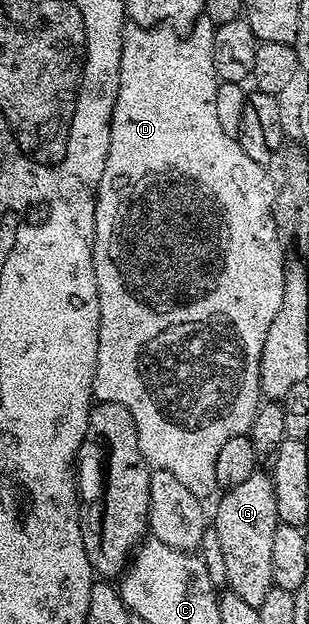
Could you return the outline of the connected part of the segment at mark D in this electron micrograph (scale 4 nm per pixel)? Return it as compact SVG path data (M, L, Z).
M200 16L199 21L189 29L186 34L180 34L170 26L156 26L153 28L141 28L127 26L123 29L123 45L121 46L121 74L117 86L117 102L113 106L113 118L111 119L111 137L109 138L109 154L105 158L105 174L101 174L99 193L95 195L95 237L91 243L93 254L93 270L97 274L97 298L99 299L99 341L97 342L97 366L95 367L94 399L99 402L117 402L133 414L133 422L137 426L137 442L141 454L147 459L152 469L160 468L169 470L180 482L189 489L189 494L202 497L203 493L203 420L211 427L211 437L208 438L208 449L214 450L222 446L225 437L241 436L251 431L251 423L255 417L255 411L261 403L259 391L259 367L261 366L261 350L265 342L265 334L269 334L269 326L273 318L277 318L277 310L281 310L281 294L283 293L283 273L285 271L285 259L283 260L284 237L281 235L275 221L275 190L276 181L271 180L264 165L253 162L245 150L241 150L236 137L225 134L221 125L217 123L217 86L221 83L213 66L213 38L215 37L216 24L207 16Z

